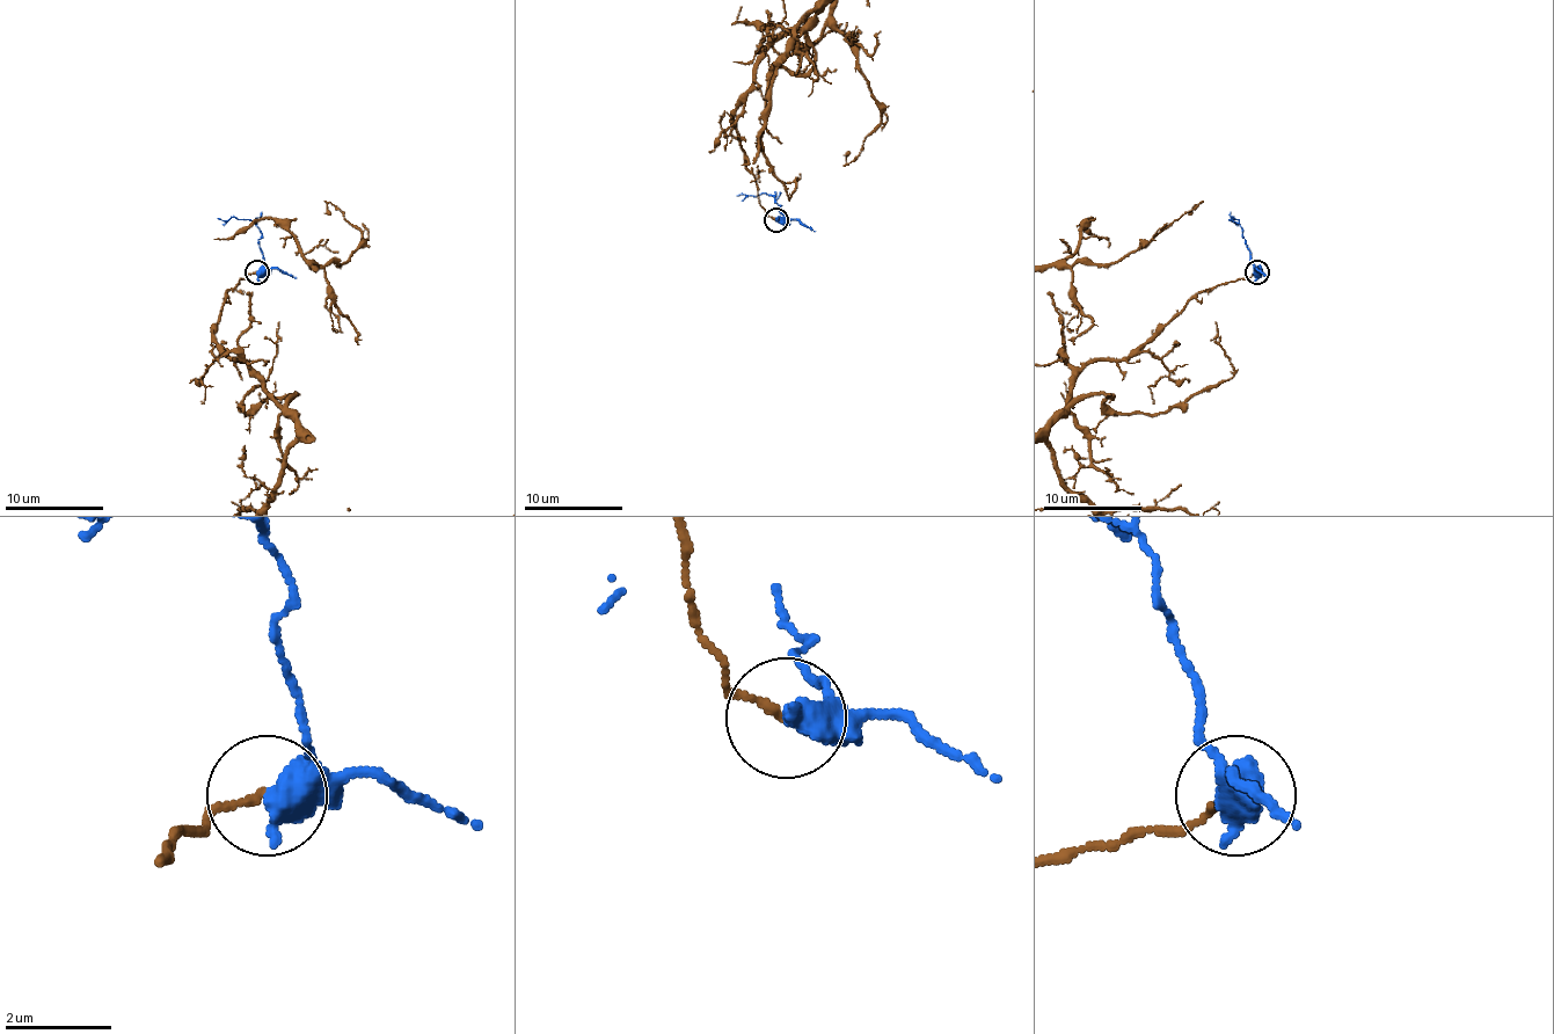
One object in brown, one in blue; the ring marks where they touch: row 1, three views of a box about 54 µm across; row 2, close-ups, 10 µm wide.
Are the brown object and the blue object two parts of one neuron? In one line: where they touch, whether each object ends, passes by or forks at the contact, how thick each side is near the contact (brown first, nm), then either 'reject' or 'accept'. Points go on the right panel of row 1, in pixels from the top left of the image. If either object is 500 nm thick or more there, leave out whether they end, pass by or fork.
place (1257, 272); brown ends; blue passes by; calibres 120 and 440 nm; reject

